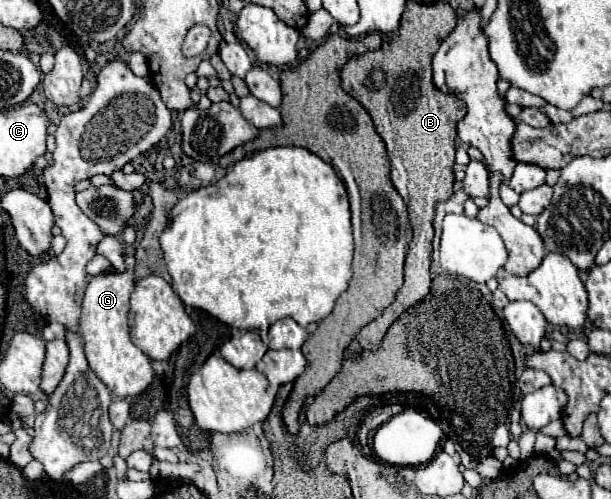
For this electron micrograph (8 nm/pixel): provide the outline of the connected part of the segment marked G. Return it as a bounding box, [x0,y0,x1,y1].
[80,270,154,398]

